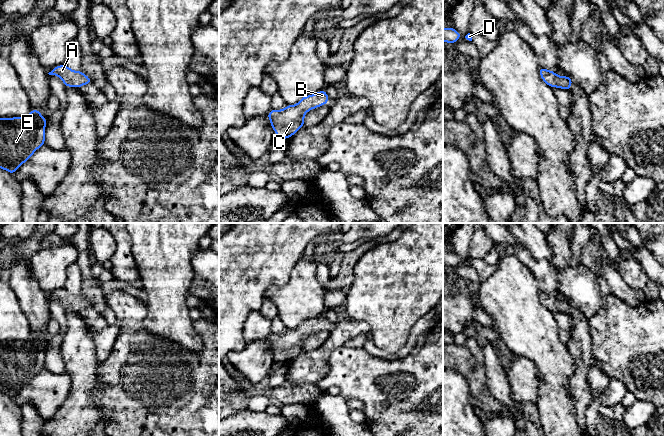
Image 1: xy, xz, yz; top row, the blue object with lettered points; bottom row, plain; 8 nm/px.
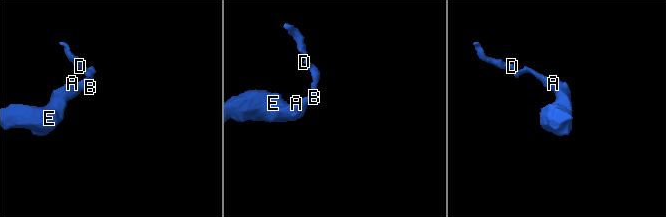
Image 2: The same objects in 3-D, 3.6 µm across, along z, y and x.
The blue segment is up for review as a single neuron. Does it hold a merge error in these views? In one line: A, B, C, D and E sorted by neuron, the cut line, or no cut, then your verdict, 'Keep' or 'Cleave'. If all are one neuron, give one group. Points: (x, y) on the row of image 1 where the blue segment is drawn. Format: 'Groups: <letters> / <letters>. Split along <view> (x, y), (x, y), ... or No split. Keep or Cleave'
Groups: A B C D E. No split. Keep

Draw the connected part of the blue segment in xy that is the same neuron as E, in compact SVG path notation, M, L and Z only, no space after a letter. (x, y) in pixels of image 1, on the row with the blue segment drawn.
M37 109L25 117L0 118L0 169L14 174L45 144L46 120Z

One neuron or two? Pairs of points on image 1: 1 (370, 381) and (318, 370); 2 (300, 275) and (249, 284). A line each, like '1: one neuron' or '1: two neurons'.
1: two neurons
2: two neurons

